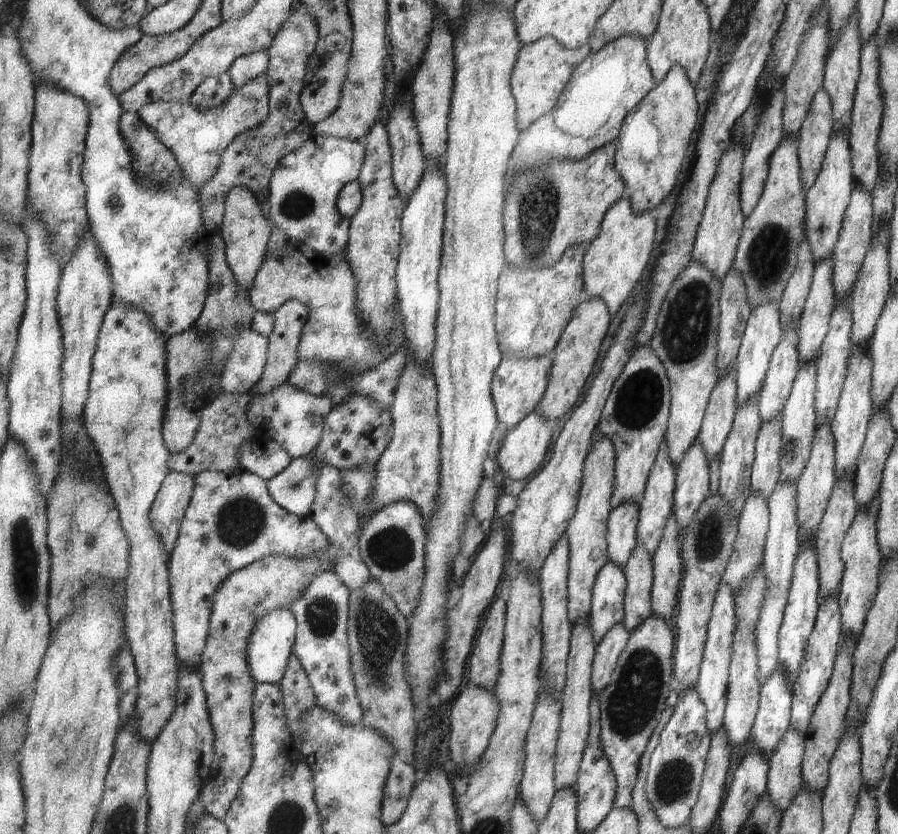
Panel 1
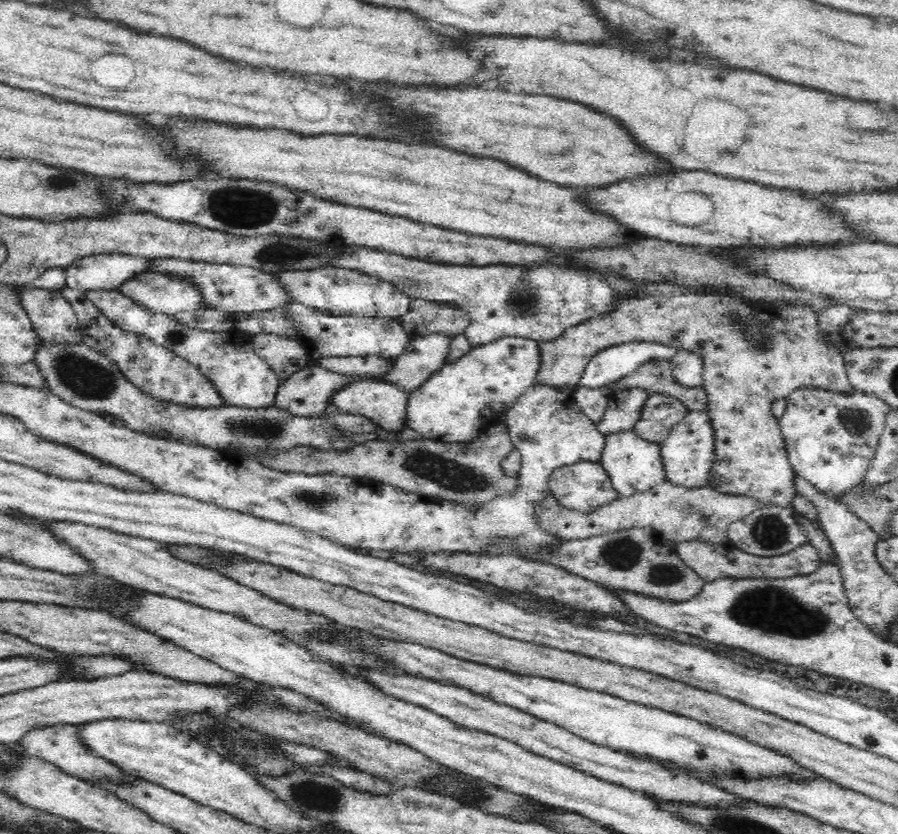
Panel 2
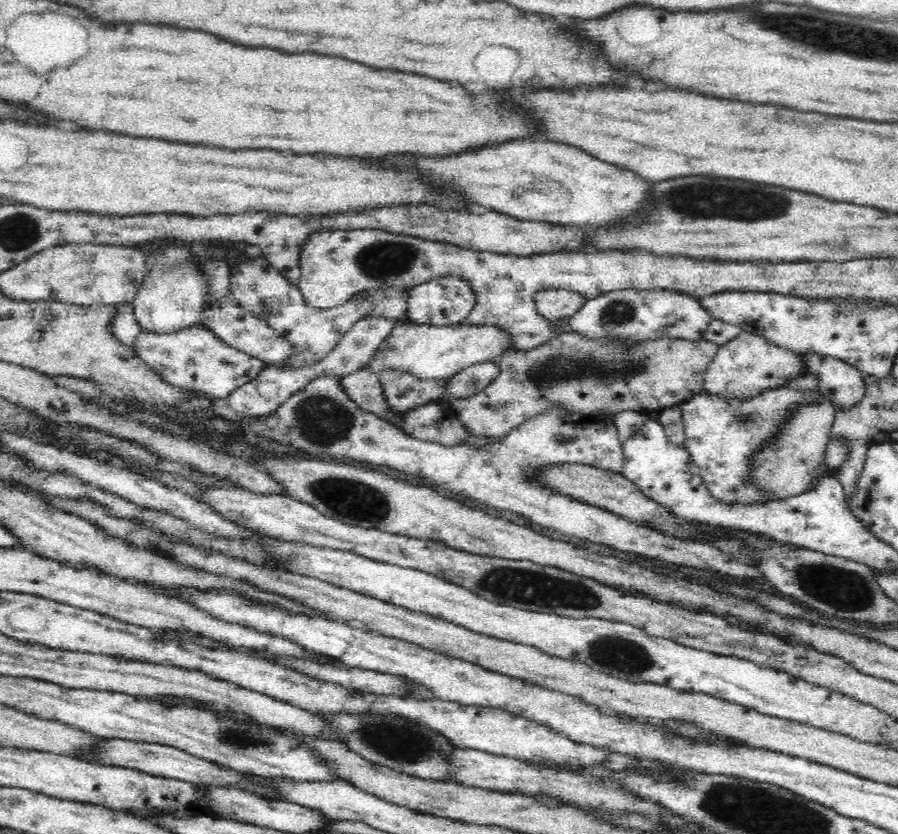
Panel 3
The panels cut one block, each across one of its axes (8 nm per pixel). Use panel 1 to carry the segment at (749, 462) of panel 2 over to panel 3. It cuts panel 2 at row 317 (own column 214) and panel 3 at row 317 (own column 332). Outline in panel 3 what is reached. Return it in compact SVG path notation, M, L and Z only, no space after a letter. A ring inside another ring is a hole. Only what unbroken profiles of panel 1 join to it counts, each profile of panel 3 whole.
M544 290L534 295L537 311L548 319L570 318L586 301L586 295L572 290Z

